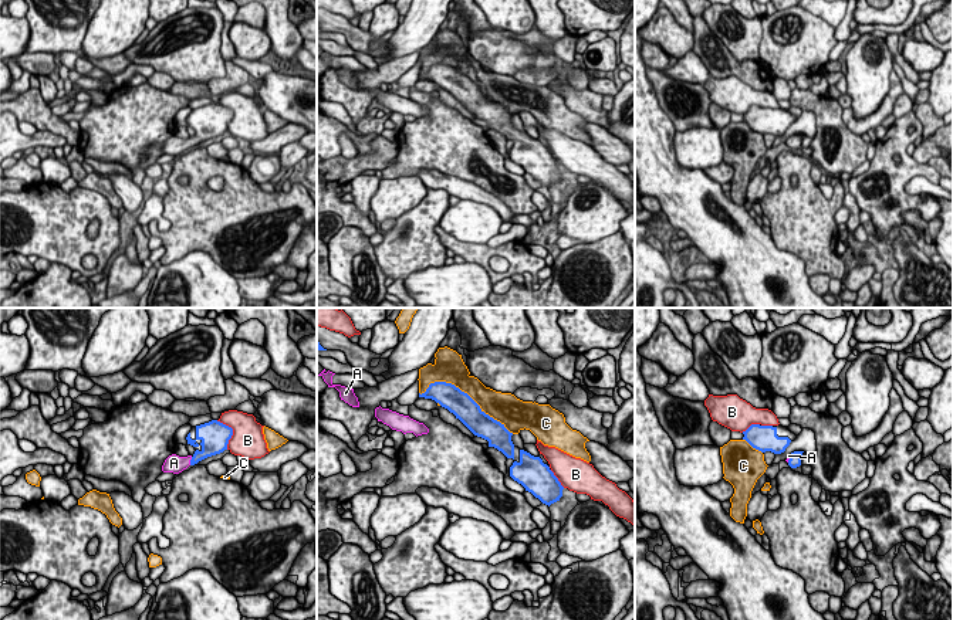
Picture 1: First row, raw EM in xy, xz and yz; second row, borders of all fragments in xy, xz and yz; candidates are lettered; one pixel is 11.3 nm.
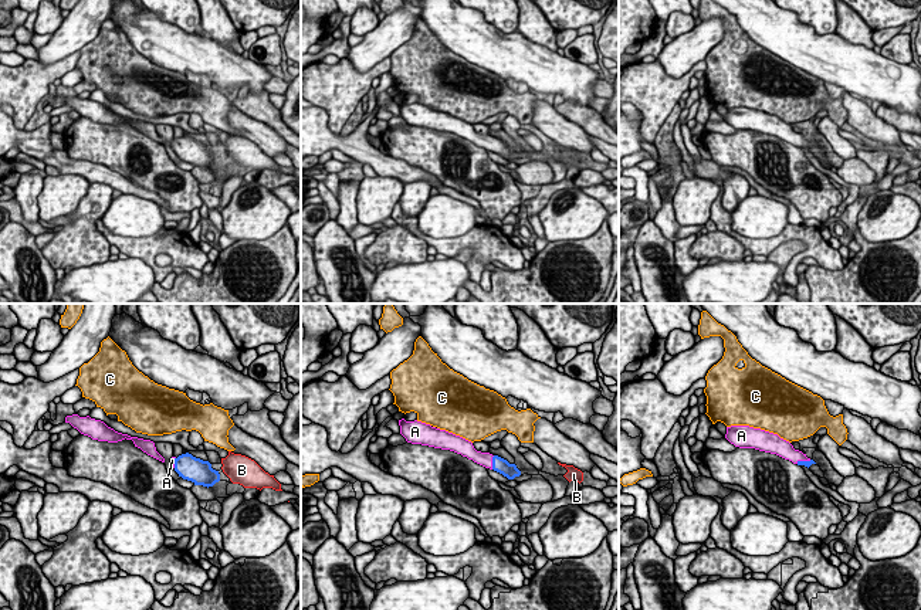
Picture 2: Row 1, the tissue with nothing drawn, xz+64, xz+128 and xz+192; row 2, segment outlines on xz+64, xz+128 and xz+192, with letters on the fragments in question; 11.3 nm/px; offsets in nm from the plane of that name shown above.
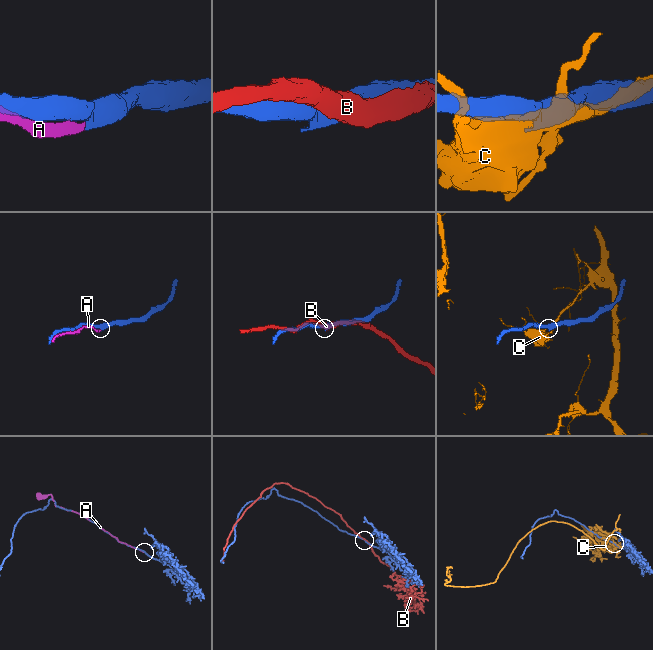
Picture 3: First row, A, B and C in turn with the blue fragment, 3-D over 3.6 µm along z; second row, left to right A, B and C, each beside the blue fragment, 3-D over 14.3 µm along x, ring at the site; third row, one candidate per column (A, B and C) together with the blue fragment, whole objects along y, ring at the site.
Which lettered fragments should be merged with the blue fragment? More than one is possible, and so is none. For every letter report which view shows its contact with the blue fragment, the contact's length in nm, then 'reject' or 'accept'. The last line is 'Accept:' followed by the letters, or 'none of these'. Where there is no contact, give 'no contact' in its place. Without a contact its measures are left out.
A: xy | 100 nm | accept
B: xy | 360 nm | reject
C: xz | 1150 nm | reject
Accept: A

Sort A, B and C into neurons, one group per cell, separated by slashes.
A / B / C

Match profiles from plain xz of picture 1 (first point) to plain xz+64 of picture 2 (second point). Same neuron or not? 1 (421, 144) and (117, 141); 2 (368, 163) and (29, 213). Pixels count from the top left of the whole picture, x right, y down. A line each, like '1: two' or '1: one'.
1: one
2: two

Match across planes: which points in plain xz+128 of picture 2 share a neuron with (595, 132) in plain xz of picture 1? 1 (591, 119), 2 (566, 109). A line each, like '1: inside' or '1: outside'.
1: outside
2: outside

